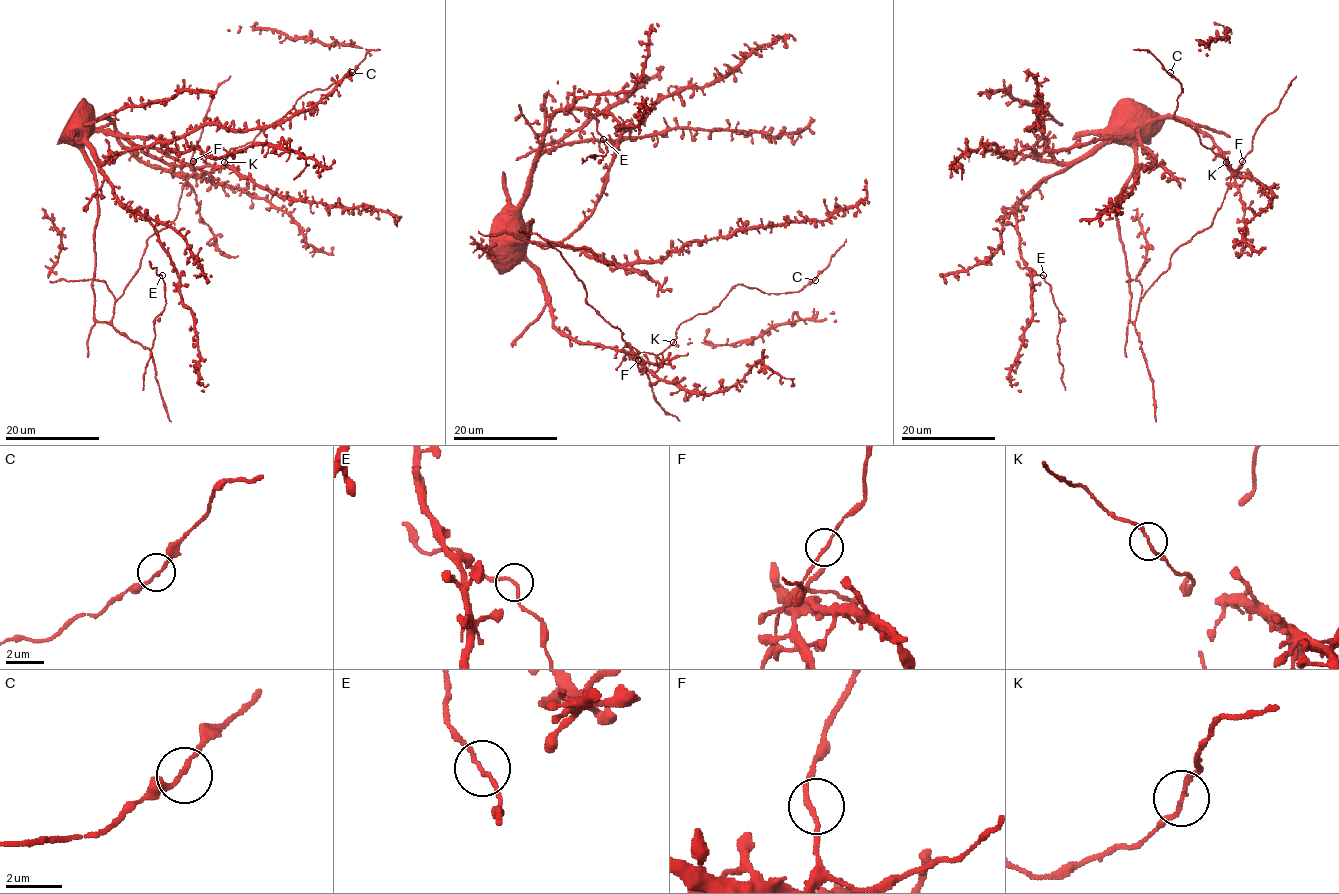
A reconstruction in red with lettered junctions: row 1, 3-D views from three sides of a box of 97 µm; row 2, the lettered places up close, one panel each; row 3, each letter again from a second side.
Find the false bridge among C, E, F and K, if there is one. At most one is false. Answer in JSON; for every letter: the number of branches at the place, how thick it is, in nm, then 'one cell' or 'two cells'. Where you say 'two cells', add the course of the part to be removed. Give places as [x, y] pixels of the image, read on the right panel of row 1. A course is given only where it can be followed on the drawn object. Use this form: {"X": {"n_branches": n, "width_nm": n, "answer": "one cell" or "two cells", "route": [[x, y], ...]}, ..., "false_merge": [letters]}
{"C": {"n_branches": 2, "width_nm": 160, "answer": "one cell"}, "E": {"n_branches": 2, "width_nm": 130, "answer": "one cell"}, "F": {"n_branches": 2, "width_nm": 160, "answer": "one cell"}, "K": {"n_branches": 2, "width_nm": 140, "answer": "one cell"}, "false_merge": []}

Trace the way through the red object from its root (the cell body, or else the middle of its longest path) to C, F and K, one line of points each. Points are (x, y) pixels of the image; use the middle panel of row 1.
C: (554, 320), (580, 342), (657, 355), (682, 322), (711, 312), (737, 284), (790, 293), (815, 280)
F: (554, 320), (554, 325), (566, 337), (626, 351), (632, 347), (638, 352), (638, 360)
K: (554, 320), (554, 325), (566, 337), (618, 350), (629, 351), (634, 347), (640, 352), (657, 355), (673, 342)

